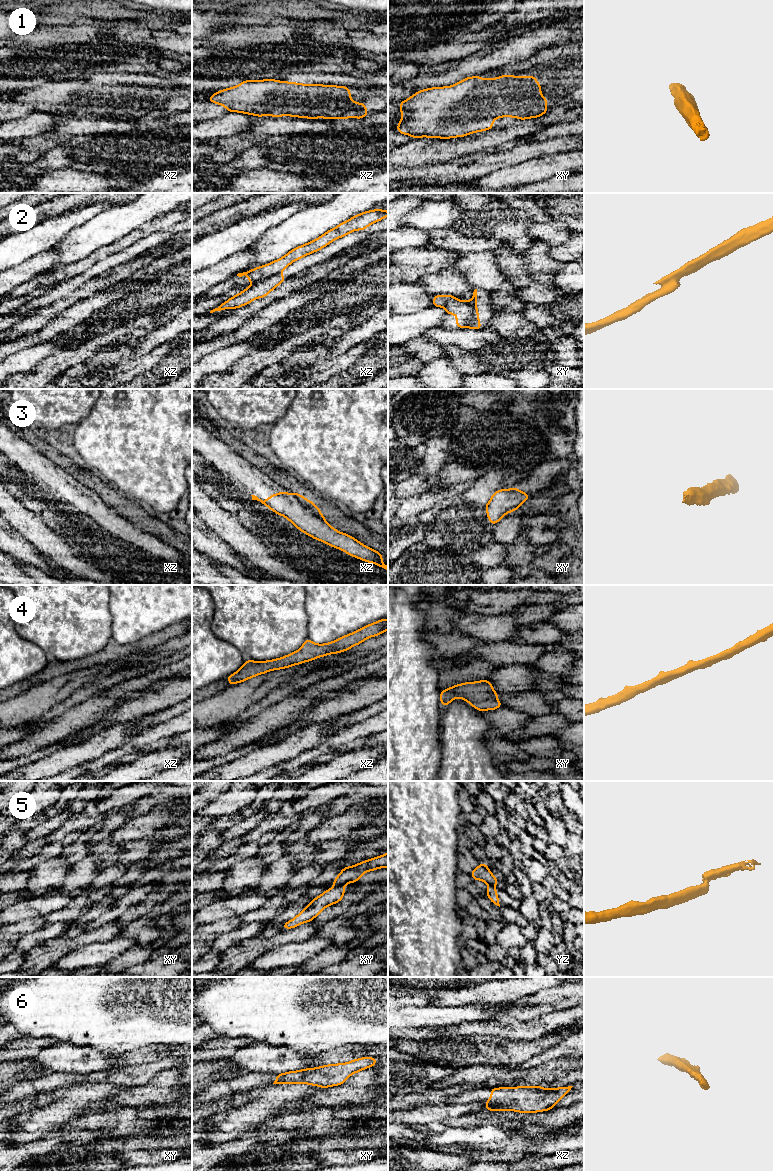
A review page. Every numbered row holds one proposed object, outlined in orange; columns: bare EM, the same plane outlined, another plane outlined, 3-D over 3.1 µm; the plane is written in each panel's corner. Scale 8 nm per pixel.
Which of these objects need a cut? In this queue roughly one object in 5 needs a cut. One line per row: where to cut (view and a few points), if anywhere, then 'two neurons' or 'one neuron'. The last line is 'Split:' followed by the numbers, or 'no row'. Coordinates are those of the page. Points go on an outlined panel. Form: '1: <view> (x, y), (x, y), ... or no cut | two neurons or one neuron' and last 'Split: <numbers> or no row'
1: no cut | one neuron
2: xz (280, 271), (252, 284) | two neurons
3: no cut | one neuron
4: no cut | one neuron
5: xy (334, 886), (342, 887) | two neurons
6: no cut | one neuron
Split: 2, 5

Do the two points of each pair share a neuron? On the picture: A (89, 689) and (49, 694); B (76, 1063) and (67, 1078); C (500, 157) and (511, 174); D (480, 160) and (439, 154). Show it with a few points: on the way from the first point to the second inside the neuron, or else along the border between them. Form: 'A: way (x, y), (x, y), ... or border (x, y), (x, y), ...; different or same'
A: border (96, 680), (84, 683), (58, 703); different
B: border (48, 1072), (78, 1072), (80, 1074); different
C: border (529, 160), (501, 167), (485, 176); different
D: border (479, 151), (433, 163); different

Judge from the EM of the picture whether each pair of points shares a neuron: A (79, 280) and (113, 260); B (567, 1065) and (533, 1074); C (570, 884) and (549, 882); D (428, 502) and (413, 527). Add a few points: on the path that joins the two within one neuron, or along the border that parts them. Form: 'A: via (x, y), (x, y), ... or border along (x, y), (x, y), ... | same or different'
A: via (87, 275), (105, 265) | same
B: via (559, 1065), (541, 1067) | same
C: border along (553, 875), (569, 894) | different
D: border along (417, 515), (404, 518), (398, 517) | different

